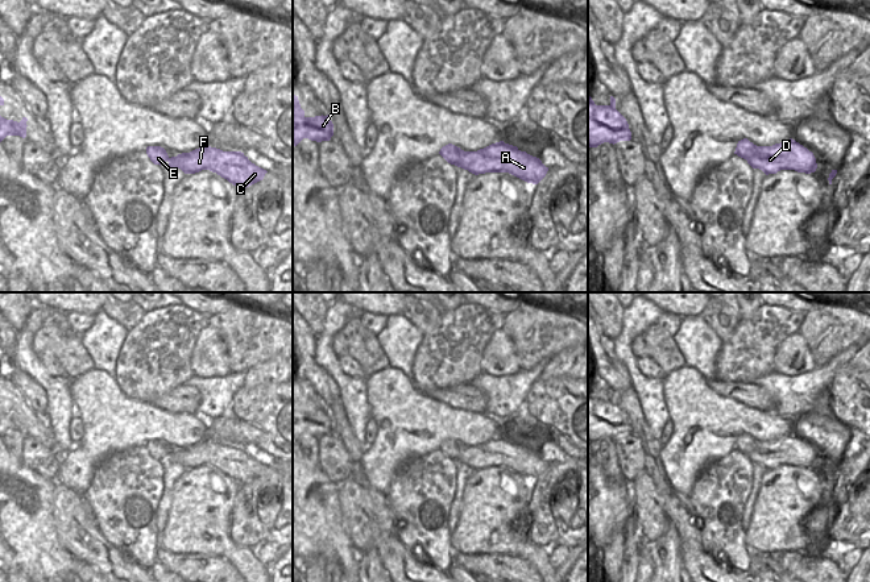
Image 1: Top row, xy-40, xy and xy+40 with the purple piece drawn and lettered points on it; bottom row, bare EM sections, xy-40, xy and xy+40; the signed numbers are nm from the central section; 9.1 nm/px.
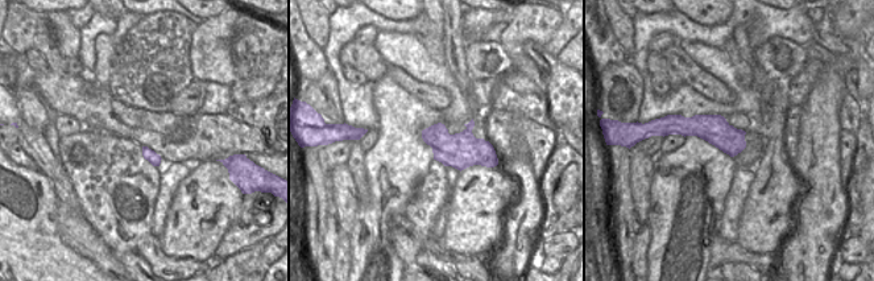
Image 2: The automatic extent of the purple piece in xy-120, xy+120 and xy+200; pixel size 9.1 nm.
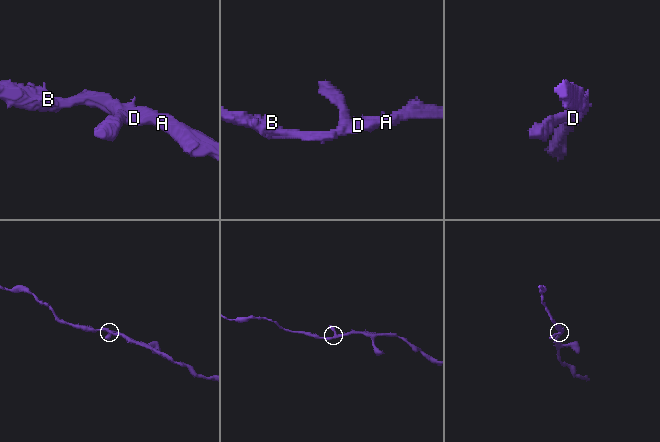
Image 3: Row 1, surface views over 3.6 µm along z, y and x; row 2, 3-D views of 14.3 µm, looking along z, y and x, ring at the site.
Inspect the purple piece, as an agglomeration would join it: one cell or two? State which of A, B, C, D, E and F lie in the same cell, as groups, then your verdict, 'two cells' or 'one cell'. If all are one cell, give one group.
A B C D F / E | two cells

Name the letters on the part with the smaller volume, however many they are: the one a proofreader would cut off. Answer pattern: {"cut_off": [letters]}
{"cut_off": ["E"]}

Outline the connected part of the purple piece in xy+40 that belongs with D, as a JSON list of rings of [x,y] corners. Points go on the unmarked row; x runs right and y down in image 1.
[[[747,433],[738,436],[736,446],[753,448],[747,458],[766,470],[780,465],[795,465],[811,469],[817,463],[816,453],[807,442],[790,433],[772,441],[757,441]]]

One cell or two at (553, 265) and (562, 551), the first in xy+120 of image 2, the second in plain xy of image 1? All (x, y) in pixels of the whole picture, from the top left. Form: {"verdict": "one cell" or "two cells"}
{"verdict": "one cell"}

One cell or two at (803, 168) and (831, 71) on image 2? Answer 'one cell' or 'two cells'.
one cell

